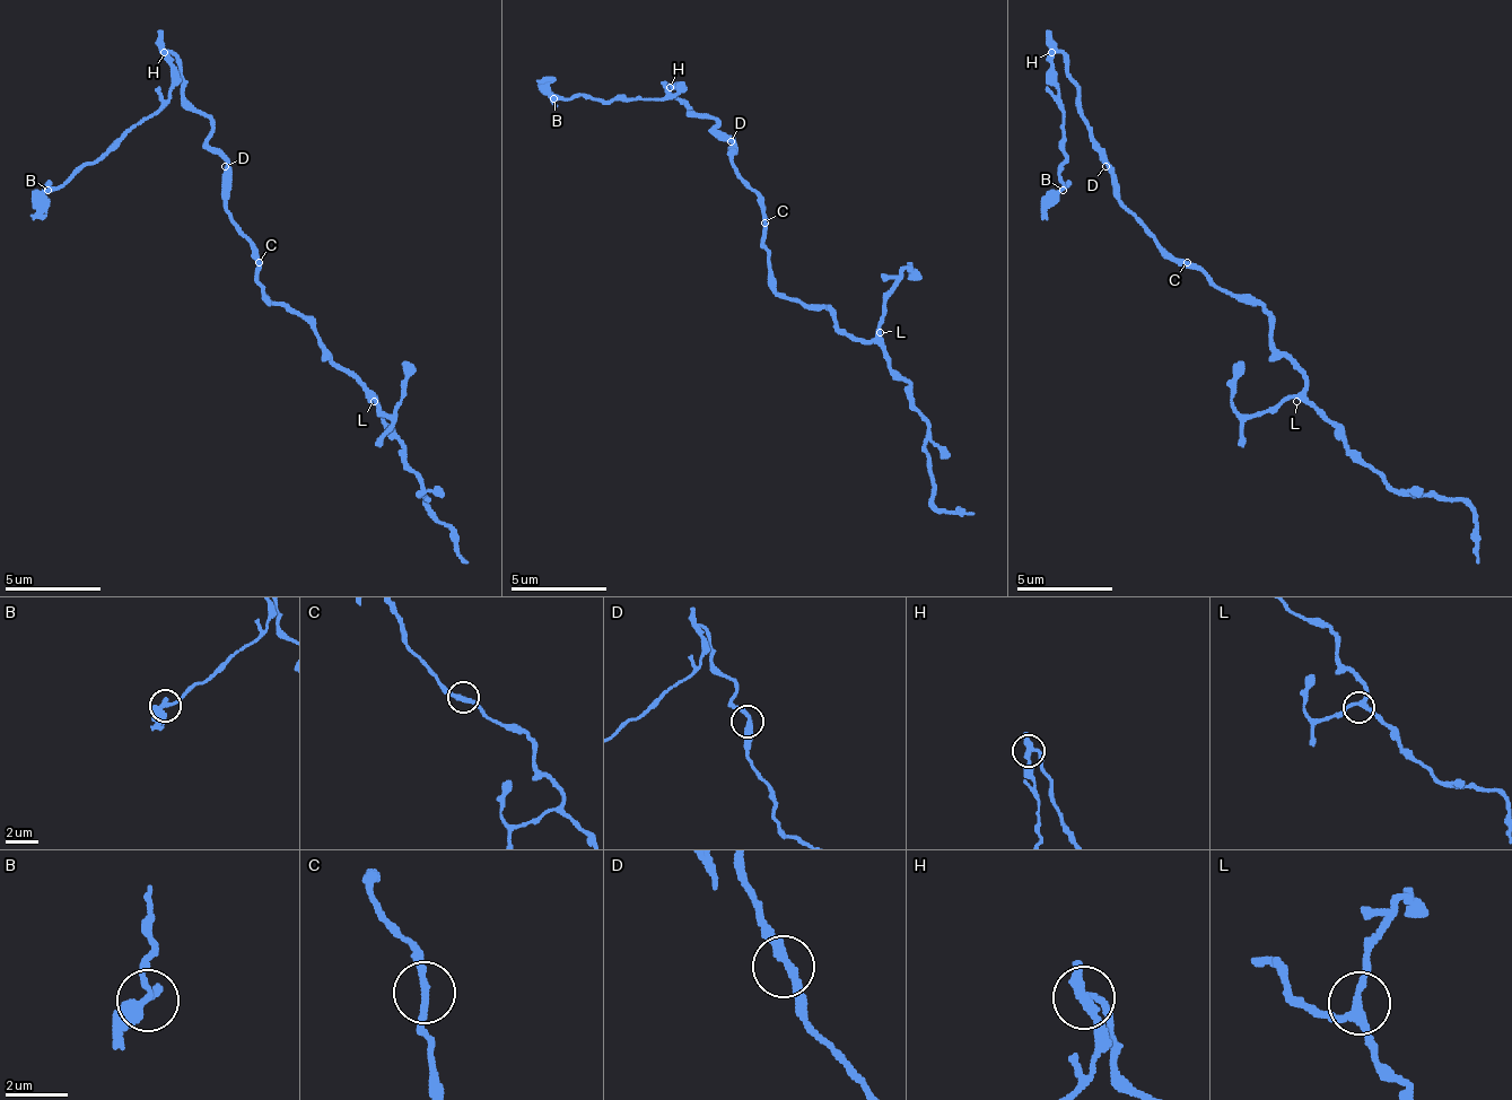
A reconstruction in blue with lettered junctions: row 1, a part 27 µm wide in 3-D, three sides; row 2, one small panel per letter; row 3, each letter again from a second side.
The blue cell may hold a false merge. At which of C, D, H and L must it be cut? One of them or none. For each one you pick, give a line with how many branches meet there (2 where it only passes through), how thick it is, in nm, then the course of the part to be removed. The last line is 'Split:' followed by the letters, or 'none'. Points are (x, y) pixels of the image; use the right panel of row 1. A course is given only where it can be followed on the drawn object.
H: 2 branches meet; 320 nm thick; foreign part runs (1052, 51), (1067, 156), (1063, 185), (1043, 219)
Split: H

